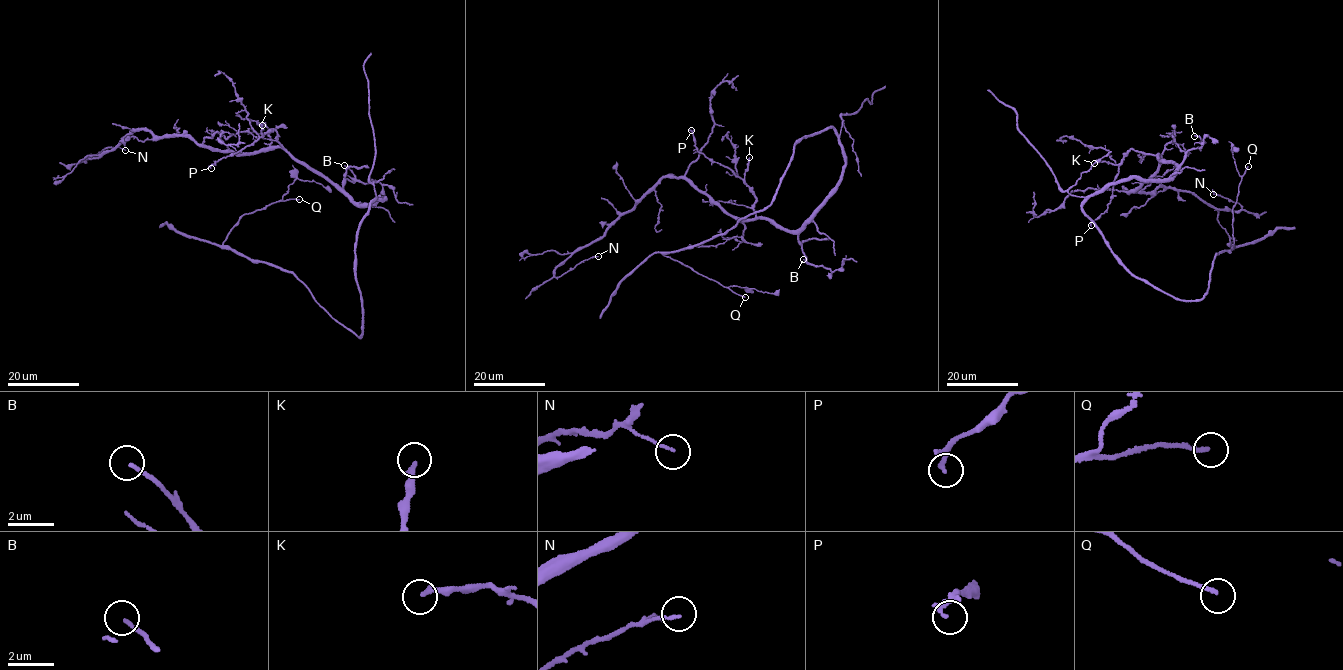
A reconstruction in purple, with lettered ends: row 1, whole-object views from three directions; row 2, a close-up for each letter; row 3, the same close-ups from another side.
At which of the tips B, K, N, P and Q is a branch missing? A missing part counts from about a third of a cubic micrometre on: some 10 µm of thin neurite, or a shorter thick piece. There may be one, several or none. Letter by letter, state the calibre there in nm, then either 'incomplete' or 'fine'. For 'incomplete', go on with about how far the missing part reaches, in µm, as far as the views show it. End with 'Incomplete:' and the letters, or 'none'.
B: calibre 130 nm; fine
K: calibre 260 nm; fine
N: calibre 90 nm; fine
P: calibre 200 nm; fine
Q: calibre 160 nm; incomplete; missing 35 µm
Incomplete: Q

